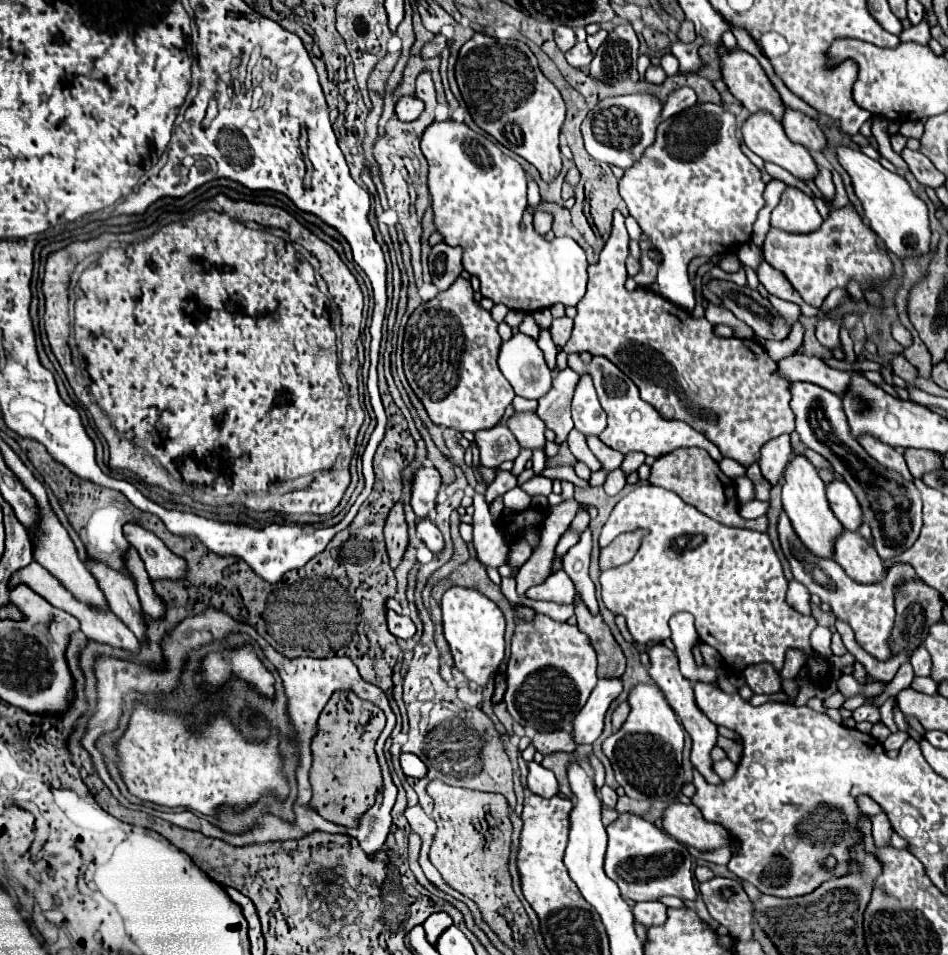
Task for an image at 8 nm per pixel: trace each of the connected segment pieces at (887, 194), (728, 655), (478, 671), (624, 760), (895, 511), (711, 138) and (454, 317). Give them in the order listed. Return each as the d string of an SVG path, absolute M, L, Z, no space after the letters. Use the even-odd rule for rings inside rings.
M837 146L835 156L851 178L853 190L863 204L863 214L869 220L871 230L885 242L885 246L899 258L927 254L931 240L927 206L911 192L907 180L897 176L895 172L889 172L877 160L871 160L863 152L853 150L849 146Z
M639 484L631 494L621 498L621 502L613 508L607 524L601 530L599 545L604 547L617 535L633 532L637 528L647 530L647 534L643 536L641 548L637 550L635 558L617 568L603 570L599 576L601 598L605 606L615 616L625 618L627 630L637 642L647 644L651 638L667 640L671 636L671 630L667 624L669 618L677 612L689 612L695 616L695 630L699 634L699 640L703 644L709 644L721 654L721 664L725 666L723 670L729 672L727 676L739 676L747 666L759 664L759 662L769 662L777 672L781 672L787 650L795 648L805 654L805 664L803 664L805 676L815 686L825 688L831 676L829 674L831 666L825 658L815 656L809 644L809 634L813 632L817 622L813 616L799 614L791 606L787 606L785 602L787 580L783 576L781 562L767 534L717 524L715 520L697 512L697 508L685 504L675 492L657 488L651 484Z
M451 586L441 598L443 634L451 648L457 670L477 686L485 686L505 656L505 618L503 612L485 594L475 588Z
M637 684L627 698L631 712L625 724L603 742L603 754L611 760L615 778L627 796L637 800L673 802L683 788L681 750L685 730L655 684Z
M793 382L791 392L791 410L797 416L797 434L801 436L801 442L827 458L833 470L849 484L861 504L863 522L869 524L873 532L877 554L881 558L889 558L905 552L917 540L921 530L923 504L917 486L911 480L905 480L899 472L881 466L861 448L861 444L849 432L839 396L833 396L823 388L815 388L815 384L809 382Z
M695 104L695 106L687 108L685 112L679 112L677 116L671 116L671 118L667 118L667 120L661 120L659 126L657 126L655 142L643 152L641 160L637 160L631 168L625 170L623 178L619 180L619 194L621 194L621 198L625 200L625 204L627 204L627 208L629 208L629 214L637 220L637 224L639 224L641 230L643 230L643 234L645 234L645 236L661 250L661 254L663 254L663 262L661 262L661 266L659 266L659 276L657 276L659 292L661 292L669 302L673 302L673 304L677 304L677 306L689 310L689 312L691 312L693 306L695 306L693 286L691 286L689 276L687 276L687 266L689 266L689 262L691 262L693 258L697 258L697 256L709 258L709 256L715 256L715 254L729 254L729 252L733 252L737 246L747 244L747 242L751 240L751 232L753 232L753 224L755 224L755 220L757 220L757 214L759 214L759 210L765 206L765 200L763 200L765 184L763 184L763 180L761 180L761 172L759 172L759 168L741 152L741 142L739 142L739 138L735 136L735 130L737 130L737 126L735 126L735 116L733 116L731 112L727 112L721 104Z
M457 278L449 290L439 292L433 300L421 304L409 318L403 340L403 370L409 386L423 402L429 418L437 426L453 428L457 432L477 432L497 426L505 414L505 408L513 402L515 392L497 366L501 338L497 334L497 322L487 310L483 310L475 298L473 288L465 278Z

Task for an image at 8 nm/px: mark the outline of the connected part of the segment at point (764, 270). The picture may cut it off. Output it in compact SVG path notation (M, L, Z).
M765 262L759 264L757 278L767 288L769 294L775 294L781 300L789 300L789 302L797 304L801 308L801 314L805 314L805 316L817 316L819 314L819 310L805 304L805 300L801 300L801 296L797 296L797 292L791 288L791 284L777 270L773 270L769 264L765 264Z

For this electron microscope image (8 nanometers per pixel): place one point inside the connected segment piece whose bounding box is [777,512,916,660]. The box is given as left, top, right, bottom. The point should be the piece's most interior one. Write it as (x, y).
(868, 608)

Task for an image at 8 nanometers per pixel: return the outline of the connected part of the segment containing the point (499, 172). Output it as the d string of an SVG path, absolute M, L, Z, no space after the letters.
M453 120L433 122L421 138L421 150L429 162L427 180L435 228L443 236L445 244L463 248L463 268L471 276L479 278L481 294L495 304L505 304L507 308L521 312L551 308L557 302L577 306L577 302L585 296L585 286L589 280L585 250L573 238L547 240L547 248L543 236L539 236L539 248L527 248L527 242L521 242L521 216L527 208L527 178L521 164L505 156L493 142L473 132L467 124Z

